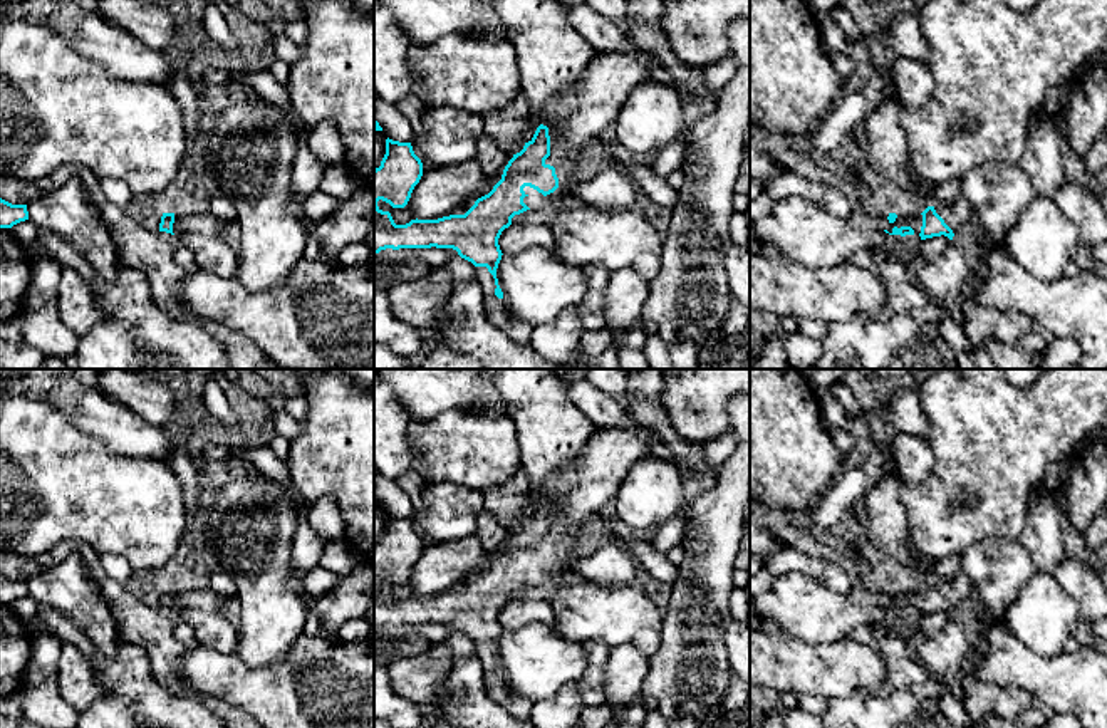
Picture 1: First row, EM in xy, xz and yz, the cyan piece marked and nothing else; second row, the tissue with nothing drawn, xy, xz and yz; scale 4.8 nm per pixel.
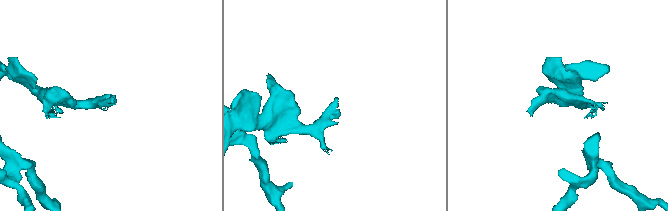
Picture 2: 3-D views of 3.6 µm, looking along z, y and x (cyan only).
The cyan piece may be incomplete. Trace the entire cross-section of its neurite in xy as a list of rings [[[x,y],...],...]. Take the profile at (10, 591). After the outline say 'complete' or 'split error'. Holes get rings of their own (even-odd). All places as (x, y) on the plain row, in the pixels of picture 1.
[[[0,574],[0,604],[12,604],[25,595],[29,595],[27,580],[12,580]]]; complete

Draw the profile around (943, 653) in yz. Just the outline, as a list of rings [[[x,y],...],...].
[[[951,617],[917,647],[926,668],[961,701],[964,699],[963,663],[971,651],[971,639],[973,636]]]

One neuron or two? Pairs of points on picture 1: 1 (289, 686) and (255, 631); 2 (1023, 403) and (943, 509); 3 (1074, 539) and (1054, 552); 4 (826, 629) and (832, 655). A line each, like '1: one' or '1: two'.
1: two
2: one
3: two
4: two

